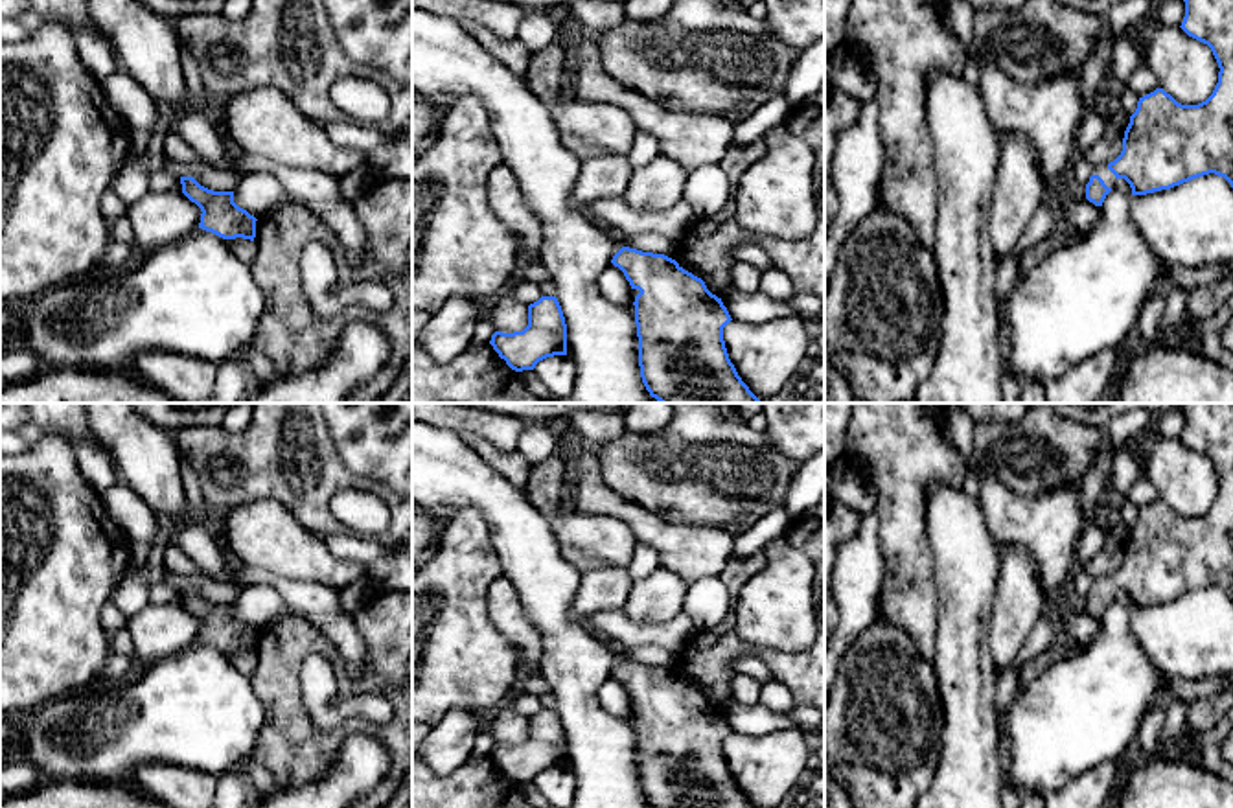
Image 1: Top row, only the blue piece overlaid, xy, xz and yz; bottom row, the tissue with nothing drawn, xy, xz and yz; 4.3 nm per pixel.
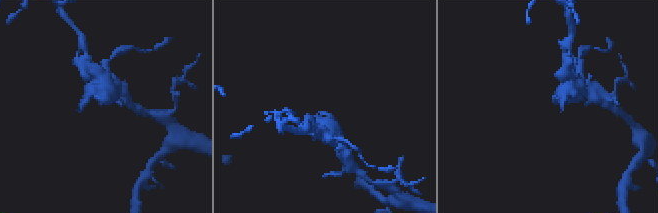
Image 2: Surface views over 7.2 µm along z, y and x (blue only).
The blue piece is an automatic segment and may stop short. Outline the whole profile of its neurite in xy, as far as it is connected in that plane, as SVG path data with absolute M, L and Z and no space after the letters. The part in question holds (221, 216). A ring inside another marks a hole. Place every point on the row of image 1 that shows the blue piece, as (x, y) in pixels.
M180 177L182 193L201 208L199 228L223 237L228 248L247 265L258 252L256 217L234 202L234 191L213 191L193 177Z

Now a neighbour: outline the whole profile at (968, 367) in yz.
M929 72L926 112L939 179L933 254L942 291L942 337L931 375L916 388L911 403L1001 403L997 260L990 243L997 131L981 92L962 75Z

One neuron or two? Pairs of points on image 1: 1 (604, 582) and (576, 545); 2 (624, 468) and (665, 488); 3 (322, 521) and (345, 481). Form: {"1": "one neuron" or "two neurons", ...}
{"1": "two neurons", "2": "one neuron", "3": "one neuron"}

